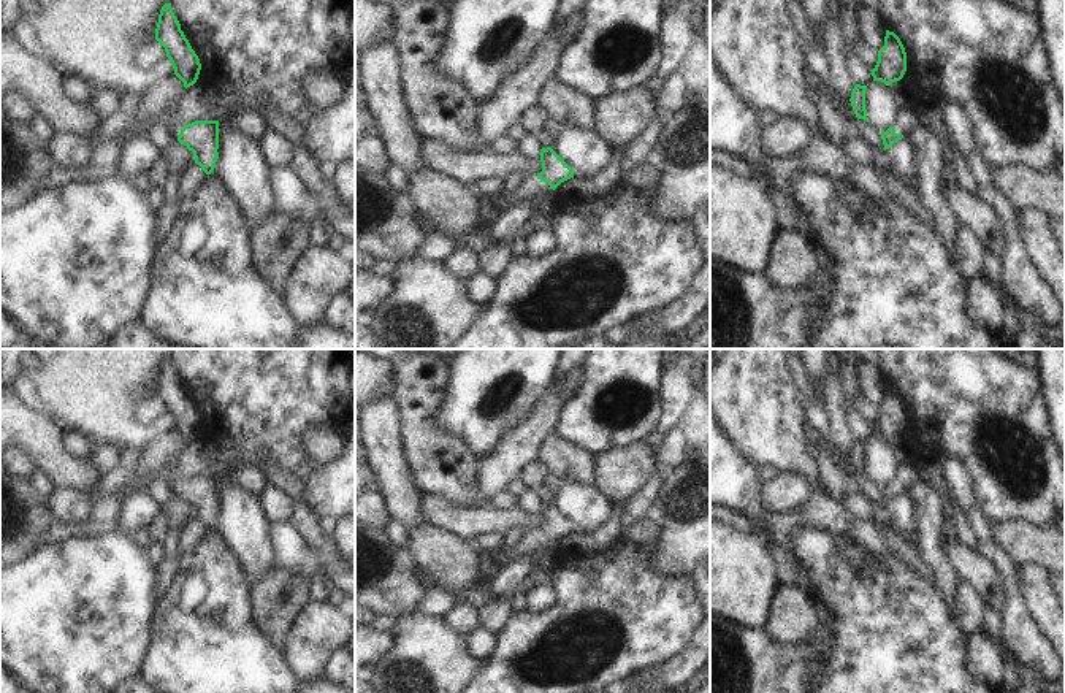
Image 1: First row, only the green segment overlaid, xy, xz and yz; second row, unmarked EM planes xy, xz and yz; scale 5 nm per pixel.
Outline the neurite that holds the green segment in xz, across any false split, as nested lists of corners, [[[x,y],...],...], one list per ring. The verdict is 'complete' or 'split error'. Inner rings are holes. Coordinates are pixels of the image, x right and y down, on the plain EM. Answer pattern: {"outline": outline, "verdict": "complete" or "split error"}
{"outline": [[[542,503],[540,517],[540,528],[525,531],[518,542],[507,549],[506,563],[523,555],[539,553],[555,546],[561,538],[574,533],[572,523],[552,503]]], "verdict": "split error"}

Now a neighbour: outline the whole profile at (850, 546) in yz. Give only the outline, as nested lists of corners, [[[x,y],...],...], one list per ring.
[[[845,536],[842,550],[848,553],[854,563],[864,563],[864,553],[861,550],[859,542],[851,539],[849,536]]]

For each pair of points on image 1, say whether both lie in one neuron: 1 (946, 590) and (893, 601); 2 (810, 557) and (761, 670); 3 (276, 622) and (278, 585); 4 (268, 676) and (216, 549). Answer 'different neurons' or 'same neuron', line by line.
1: different neurons
2: different neurons
3: same neuron
4: same neuron

